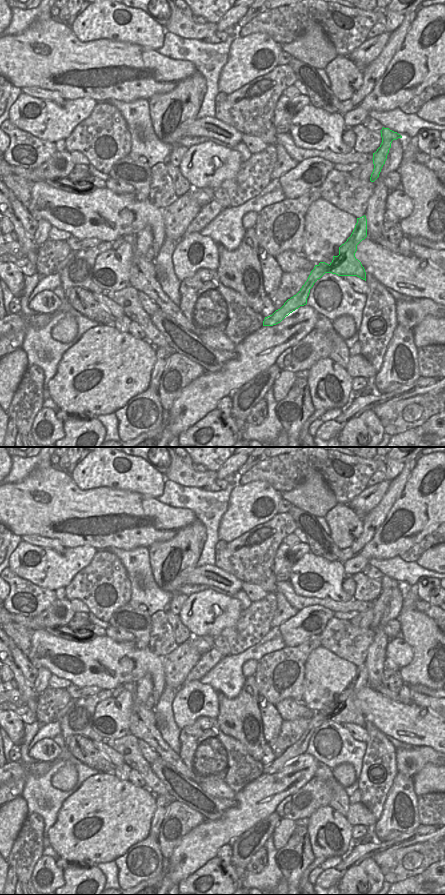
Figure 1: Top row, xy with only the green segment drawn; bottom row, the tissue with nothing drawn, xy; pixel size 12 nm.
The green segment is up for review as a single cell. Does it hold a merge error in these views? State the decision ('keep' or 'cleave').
keep

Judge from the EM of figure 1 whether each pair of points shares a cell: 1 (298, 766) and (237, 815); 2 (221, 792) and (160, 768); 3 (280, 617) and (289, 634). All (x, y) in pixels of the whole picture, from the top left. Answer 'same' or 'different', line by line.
1: same
2: different
3: different

